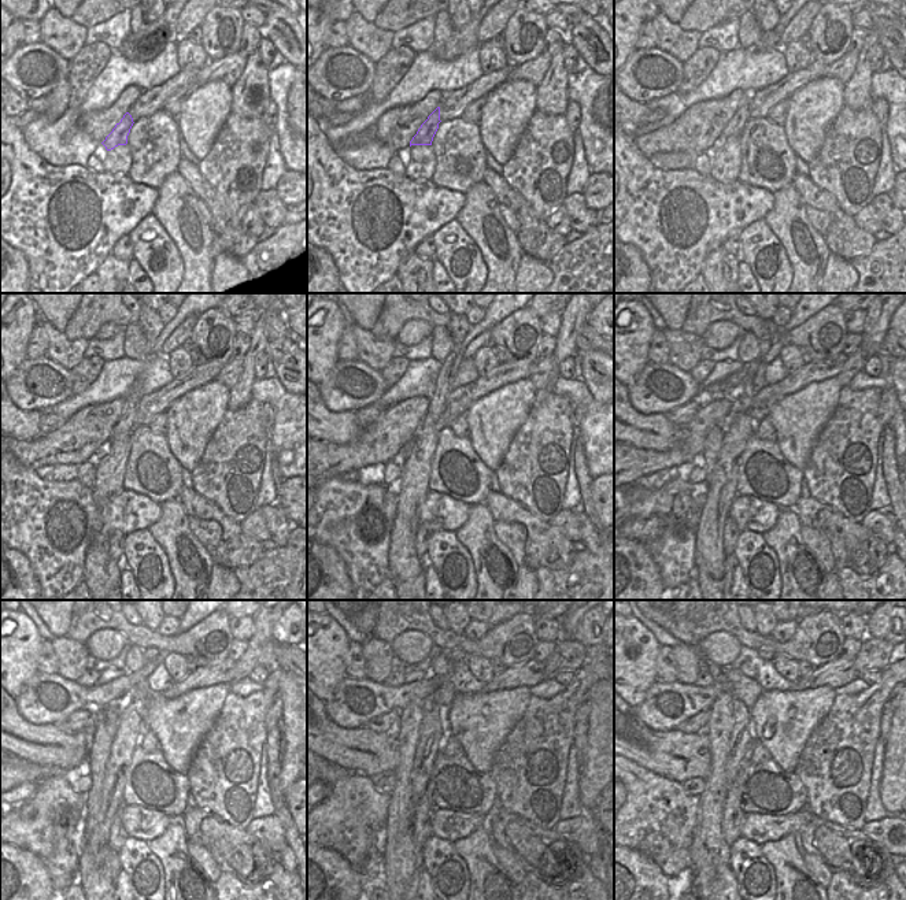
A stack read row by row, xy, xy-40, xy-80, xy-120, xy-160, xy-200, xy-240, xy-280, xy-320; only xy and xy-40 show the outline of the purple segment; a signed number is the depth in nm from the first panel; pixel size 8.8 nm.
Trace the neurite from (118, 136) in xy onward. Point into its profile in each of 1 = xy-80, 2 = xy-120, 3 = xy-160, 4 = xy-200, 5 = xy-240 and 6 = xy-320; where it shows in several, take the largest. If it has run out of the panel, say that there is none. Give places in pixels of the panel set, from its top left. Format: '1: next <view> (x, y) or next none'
1: next xy-80 (740, 117)
2: next xy-120 (126, 422)
3: next xy-160 (444, 384)
4: next xy-200 (754, 382)
5: next xy-240 (141, 691)
6: next xy-320 (765, 654)

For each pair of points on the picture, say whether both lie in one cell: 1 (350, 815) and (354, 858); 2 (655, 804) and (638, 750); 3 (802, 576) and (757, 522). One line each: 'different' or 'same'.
1: same
2: different
3: different

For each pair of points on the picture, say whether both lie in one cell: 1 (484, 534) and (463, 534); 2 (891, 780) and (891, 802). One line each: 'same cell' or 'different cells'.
1: same cell
2: same cell

